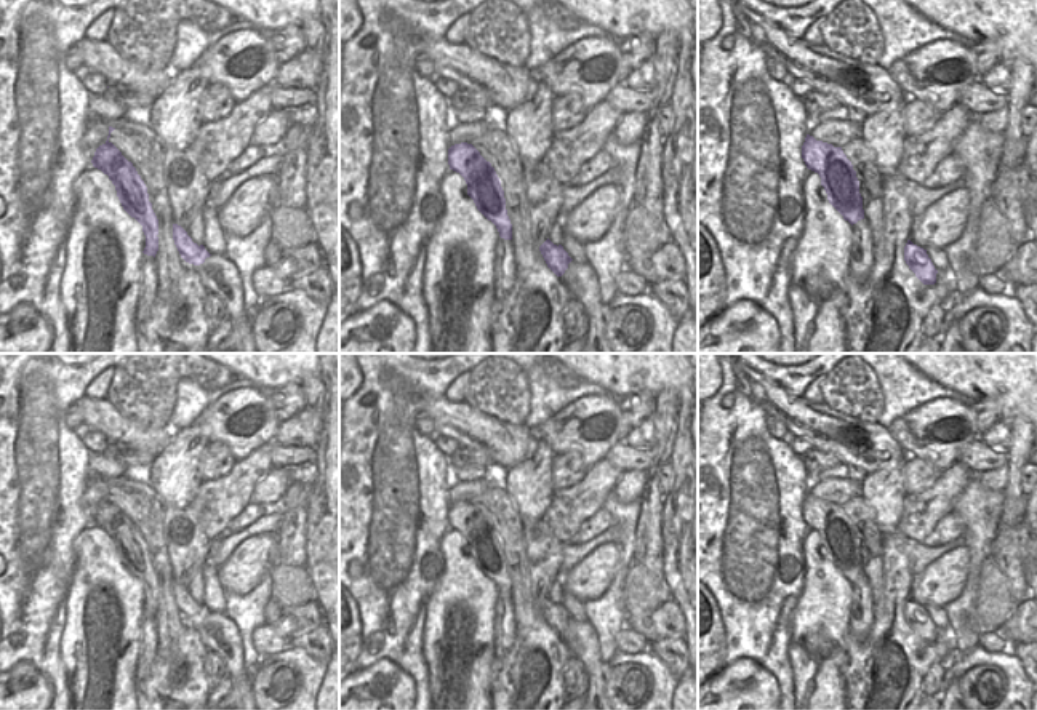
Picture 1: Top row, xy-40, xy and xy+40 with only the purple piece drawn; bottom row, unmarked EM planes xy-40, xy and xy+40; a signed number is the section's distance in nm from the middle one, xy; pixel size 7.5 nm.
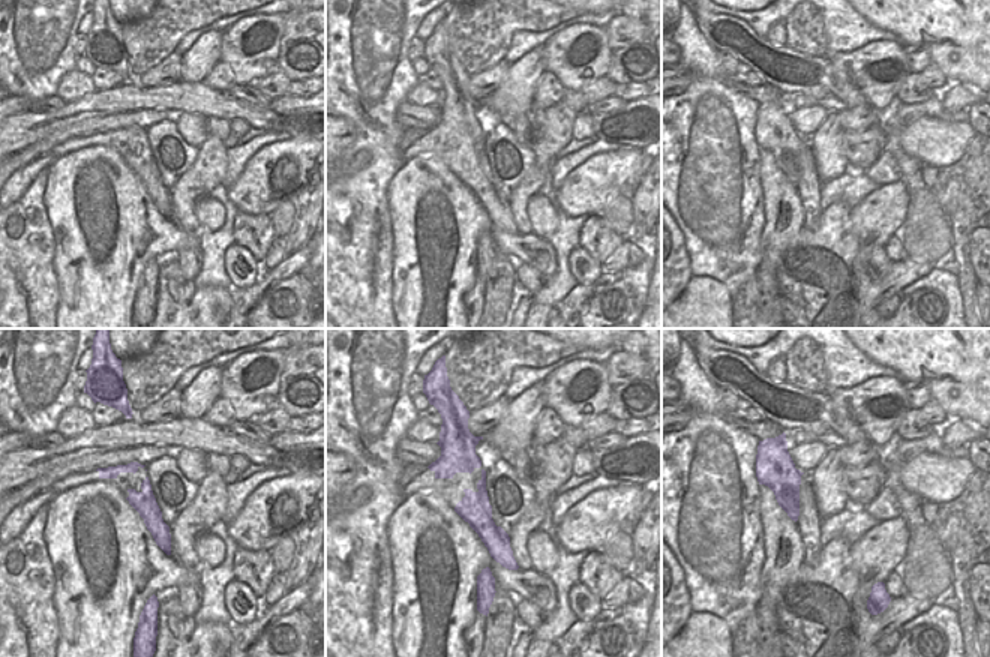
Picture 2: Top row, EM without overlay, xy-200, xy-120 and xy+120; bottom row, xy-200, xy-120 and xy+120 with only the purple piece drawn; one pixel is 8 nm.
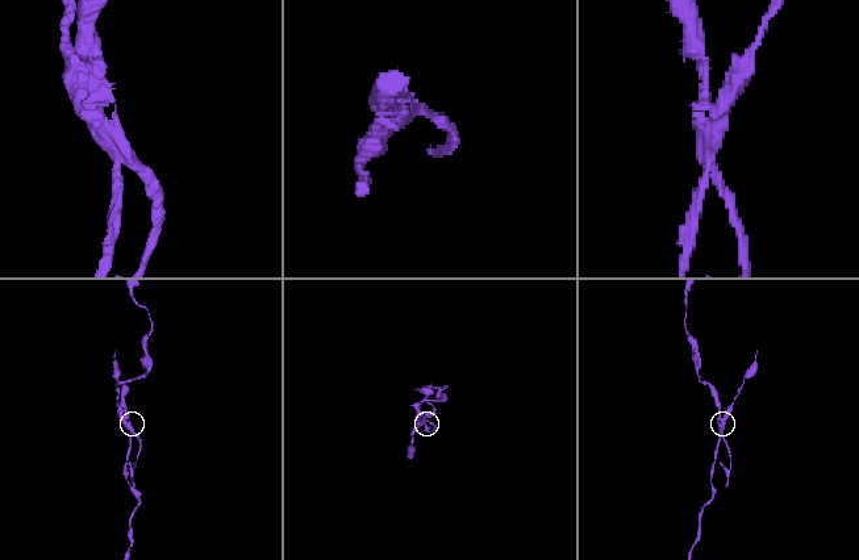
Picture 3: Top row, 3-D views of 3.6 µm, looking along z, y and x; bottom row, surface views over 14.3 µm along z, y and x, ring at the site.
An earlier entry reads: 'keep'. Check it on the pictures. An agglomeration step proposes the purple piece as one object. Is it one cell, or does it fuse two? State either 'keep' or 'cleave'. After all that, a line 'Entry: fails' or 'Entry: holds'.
cleave
Entry: fails

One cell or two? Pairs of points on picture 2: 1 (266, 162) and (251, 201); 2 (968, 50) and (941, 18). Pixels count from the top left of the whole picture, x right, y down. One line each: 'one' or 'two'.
1: one
2: one

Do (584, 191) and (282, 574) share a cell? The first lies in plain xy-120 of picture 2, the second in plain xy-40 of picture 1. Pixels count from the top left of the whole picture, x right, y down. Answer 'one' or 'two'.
two

